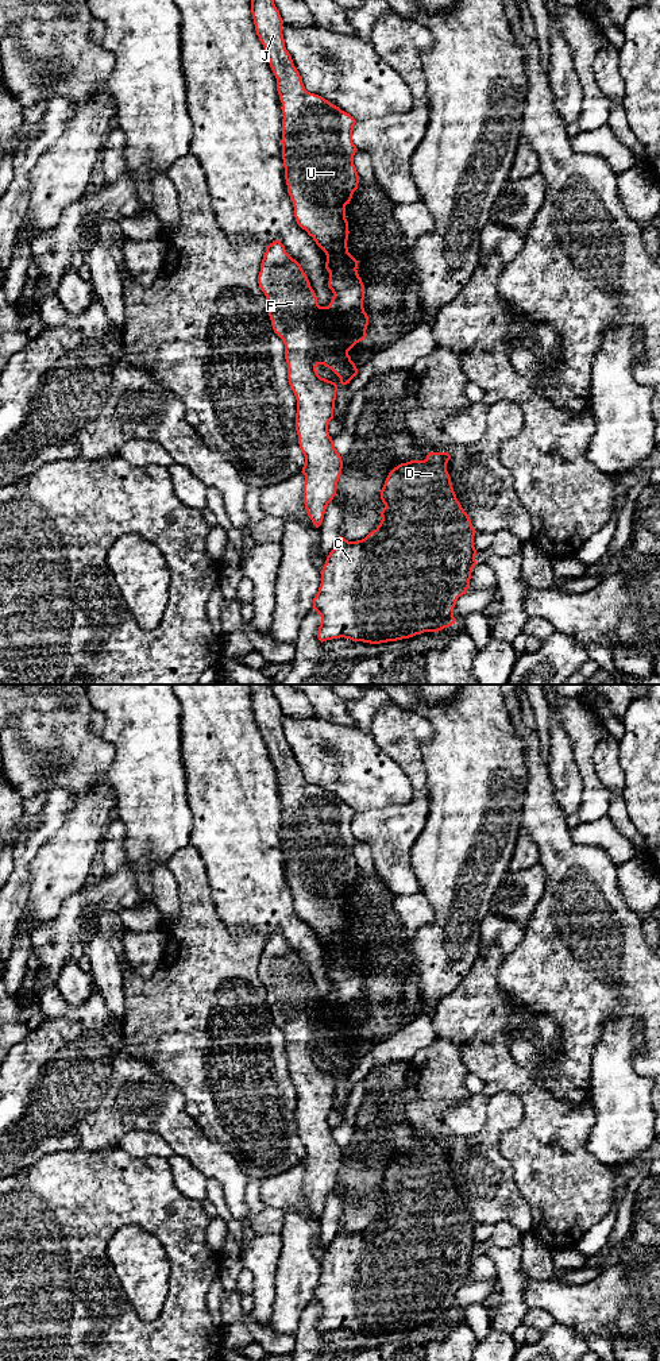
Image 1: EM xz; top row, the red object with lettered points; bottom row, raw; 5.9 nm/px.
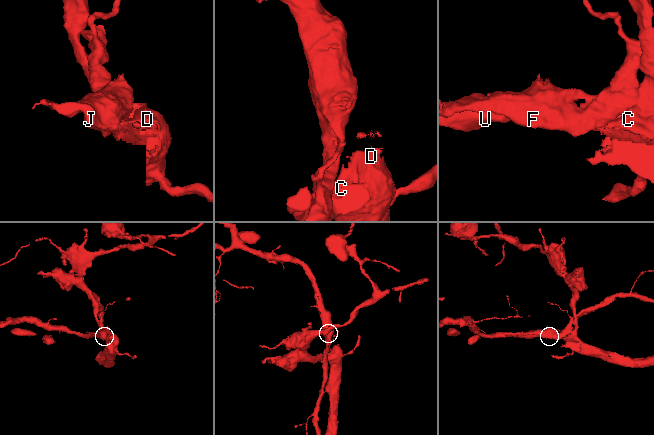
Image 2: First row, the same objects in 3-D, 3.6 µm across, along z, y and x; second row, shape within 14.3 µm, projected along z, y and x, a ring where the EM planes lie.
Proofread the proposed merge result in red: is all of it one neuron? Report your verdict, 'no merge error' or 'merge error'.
merge error

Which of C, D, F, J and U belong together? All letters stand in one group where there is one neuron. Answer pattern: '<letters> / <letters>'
C D / F J U

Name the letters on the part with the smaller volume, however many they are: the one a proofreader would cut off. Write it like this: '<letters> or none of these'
F, J, U

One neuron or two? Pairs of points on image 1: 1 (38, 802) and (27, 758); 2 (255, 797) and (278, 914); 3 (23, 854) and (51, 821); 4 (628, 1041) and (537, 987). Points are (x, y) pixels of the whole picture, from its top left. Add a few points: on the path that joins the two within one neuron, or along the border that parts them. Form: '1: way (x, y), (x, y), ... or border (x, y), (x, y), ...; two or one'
1: border (49, 793), (37, 793), (23, 799); two
2: way (255, 826), (255, 885); one
3: way (29, 845), (43, 829); one
4: border (632, 1016), (608, 1020), (591, 1056); two

